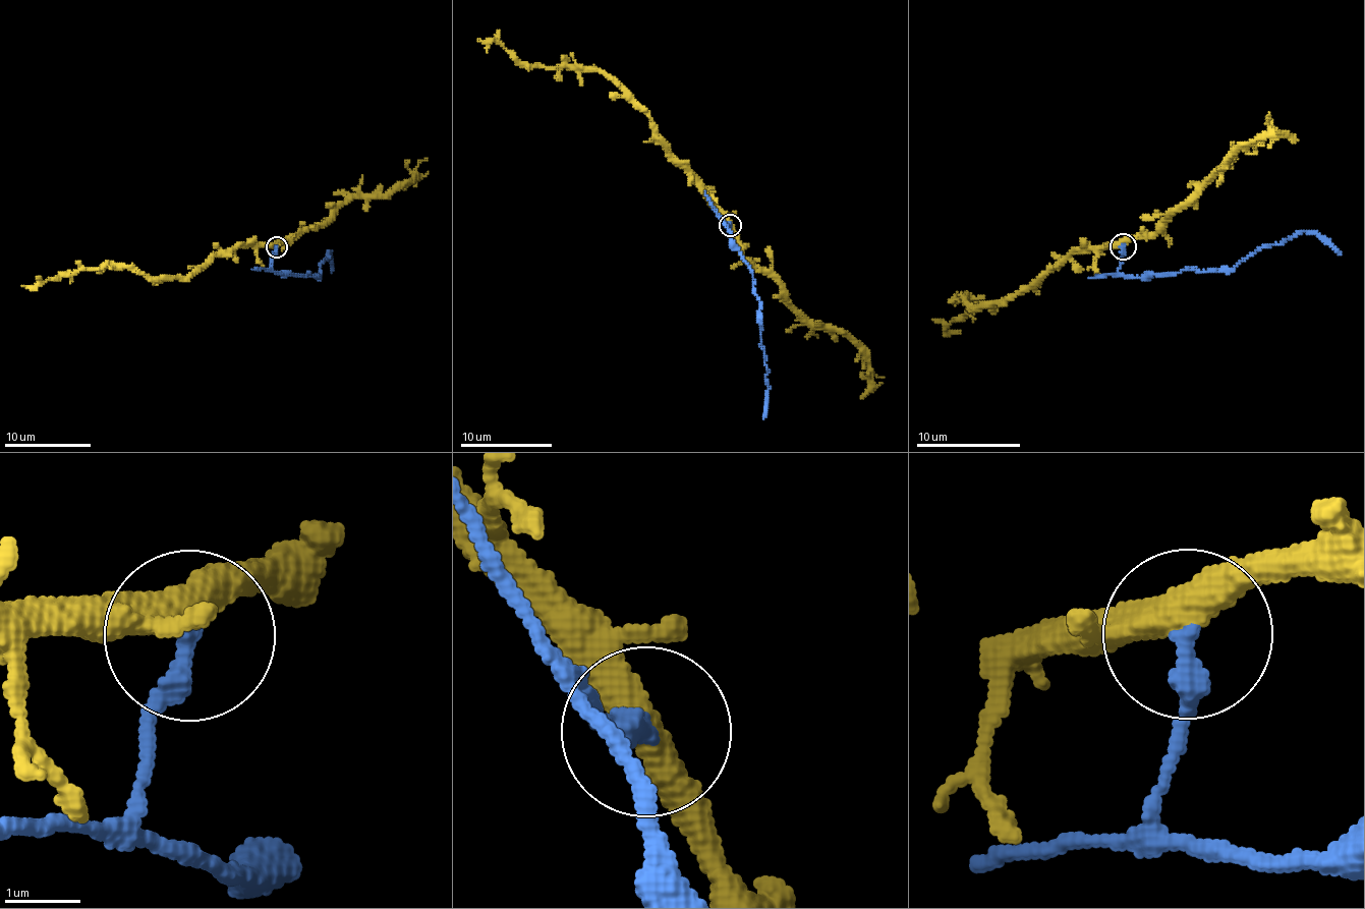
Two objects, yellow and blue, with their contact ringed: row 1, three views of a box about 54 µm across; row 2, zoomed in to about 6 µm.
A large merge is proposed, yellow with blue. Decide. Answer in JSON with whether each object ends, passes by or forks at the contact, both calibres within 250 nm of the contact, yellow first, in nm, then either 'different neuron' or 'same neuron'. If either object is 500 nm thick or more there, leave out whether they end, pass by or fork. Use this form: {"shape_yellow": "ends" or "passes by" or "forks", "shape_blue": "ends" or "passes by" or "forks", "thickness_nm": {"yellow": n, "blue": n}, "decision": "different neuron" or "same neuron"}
{"shape_yellow": "passes by", "shape_blue": "ends", "thickness_nm": {"yellow": 440, "blue": 320}, "decision": "different neuron"}

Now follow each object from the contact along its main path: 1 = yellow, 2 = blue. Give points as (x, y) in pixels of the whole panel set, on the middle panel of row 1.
1: (729, 225), (726, 213), (670, 151), (642, 111), (610, 79), (588, 69), (520, 64), (494, 41), (477, 39)
2: (731, 225), (724, 219), (730, 243), (752, 275), (768, 389), (763, 418)

